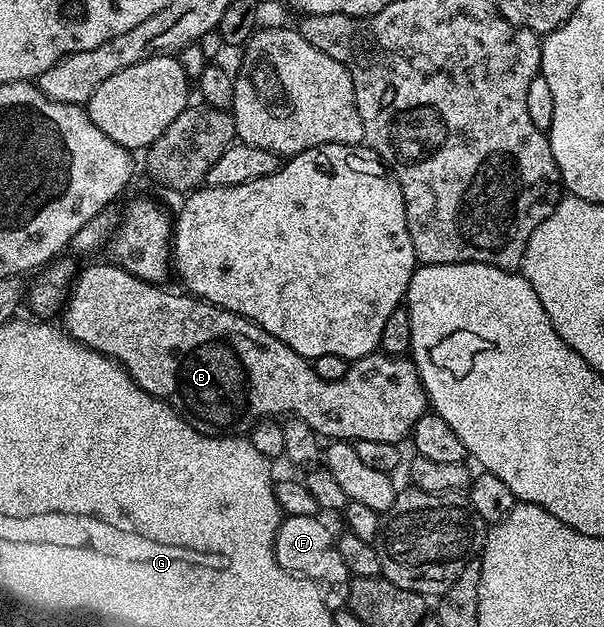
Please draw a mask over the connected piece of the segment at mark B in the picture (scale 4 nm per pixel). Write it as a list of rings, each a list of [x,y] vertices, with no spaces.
[[[115,262],[112,263],[92,263],[85,271],[83,268],[77,274],[72,284],[72,290],[68,293],[68,301],[62,308],[63,330],[71,339],[77,339],[82,345],[86,345],[90,349],[102,353],[107,359],[113,359],[115,363],[119,363],[123,371],[127,373],[128,378],[134,380],[146,393],[150,393],[161,403],[173,407],[182,416],[185,424],[193,427],[199,435],[244,437],[247,436],[259,419],[292,416],[302,418],[307,425],[310,425],[312,430],[316,431],[318,436],[329,435],[327,438],[332,441],[361,439],[362,441],[386,441],[387,443],[399,444],[400,439],[407,440],[411,436],[415,429],[415,423],[429,410],[428,394],[424,392],[420,375],[416,372],[416,364],[412,362],[411,358],[399,359],[396,355],[380,355],[381,353],[363,355],[361,359],[355,360],[349,366],[347,373],[338,381],[322,381],[322,377],[318,377],[318,373],[314,373],[309,360],[302,358],[298,353],[294,353],[294,349],[290,349],[285,343],[278,341],[270,333],[266,333],[257,323],[252,323],[249,319],[244,319],[240,315],[230,313],[221,307],[215,307],[213,303],[205,303],[204,300],[197,299],[191,293],[181,293],[179,290],[177,290],[178,292],[167,291],[167,286],[142,281],[131,275],[126,268],[117,265]]]

